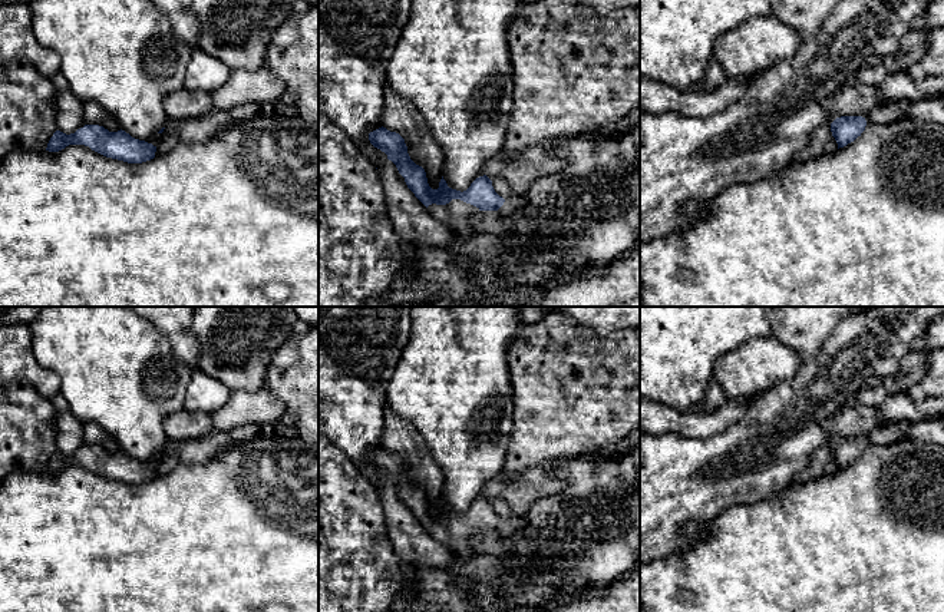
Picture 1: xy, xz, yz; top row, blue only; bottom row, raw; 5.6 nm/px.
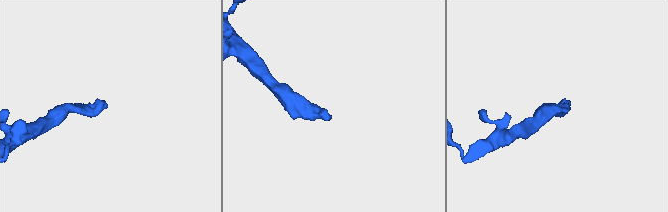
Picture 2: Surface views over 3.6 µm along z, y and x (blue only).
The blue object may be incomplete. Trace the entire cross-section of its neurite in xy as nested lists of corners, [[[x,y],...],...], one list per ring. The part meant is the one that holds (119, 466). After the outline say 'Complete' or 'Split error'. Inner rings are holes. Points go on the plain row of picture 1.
[[[85,446],[75,454],[56,451],[46,472],[59,473],[69,466],[85,466],[92,472],[128,484],[142,484],[155,479],[156,467],[132,459],[125,451],[109,453],[99,446]]]. Complete

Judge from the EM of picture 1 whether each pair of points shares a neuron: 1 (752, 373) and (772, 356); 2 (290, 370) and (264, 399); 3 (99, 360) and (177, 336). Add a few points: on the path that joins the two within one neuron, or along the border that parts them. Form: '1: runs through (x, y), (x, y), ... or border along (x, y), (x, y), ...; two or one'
1: runs through (756, 369), (768, 360); one
2: border along (266, 386), (283, 403), (284, 413), (281, 420); two
3: border along (148, 321), (167, 337), (171, 351), (188, 366); two

